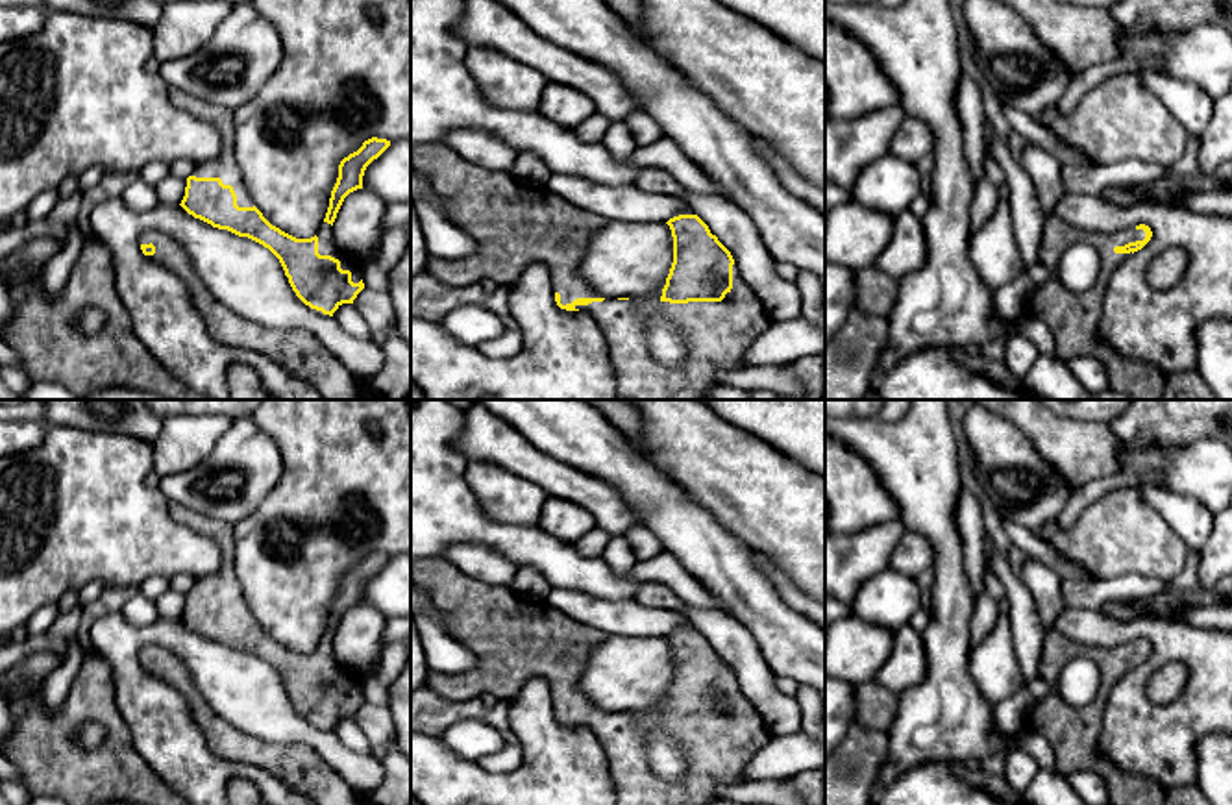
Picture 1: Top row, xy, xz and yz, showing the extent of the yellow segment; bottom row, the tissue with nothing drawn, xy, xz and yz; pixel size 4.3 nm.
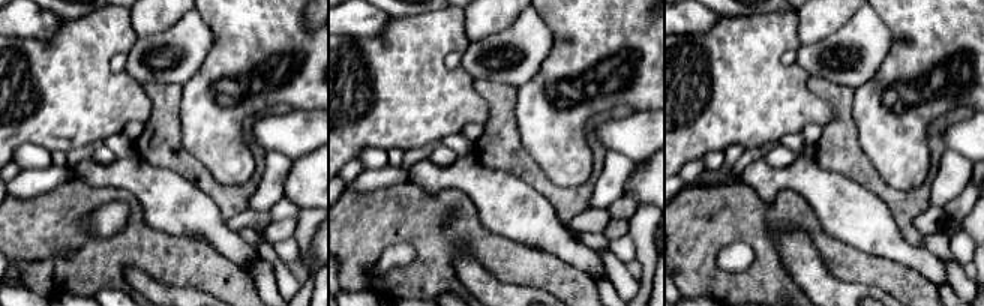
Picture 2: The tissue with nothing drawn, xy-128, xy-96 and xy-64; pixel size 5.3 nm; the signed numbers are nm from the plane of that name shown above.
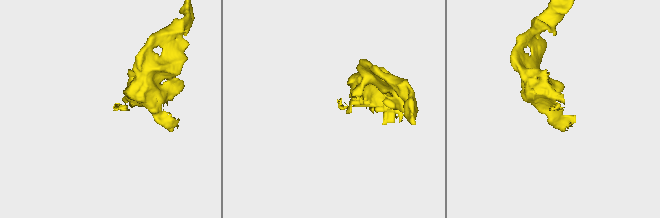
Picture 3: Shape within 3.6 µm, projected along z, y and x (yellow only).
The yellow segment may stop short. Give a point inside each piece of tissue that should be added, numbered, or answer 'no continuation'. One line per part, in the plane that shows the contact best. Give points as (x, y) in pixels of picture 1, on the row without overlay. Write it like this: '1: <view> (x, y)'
1: xz (718, 750)

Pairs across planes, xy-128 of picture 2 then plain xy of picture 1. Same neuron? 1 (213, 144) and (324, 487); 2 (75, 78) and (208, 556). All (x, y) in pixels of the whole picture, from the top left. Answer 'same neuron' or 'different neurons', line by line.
1: same neuron
2: same neuron

